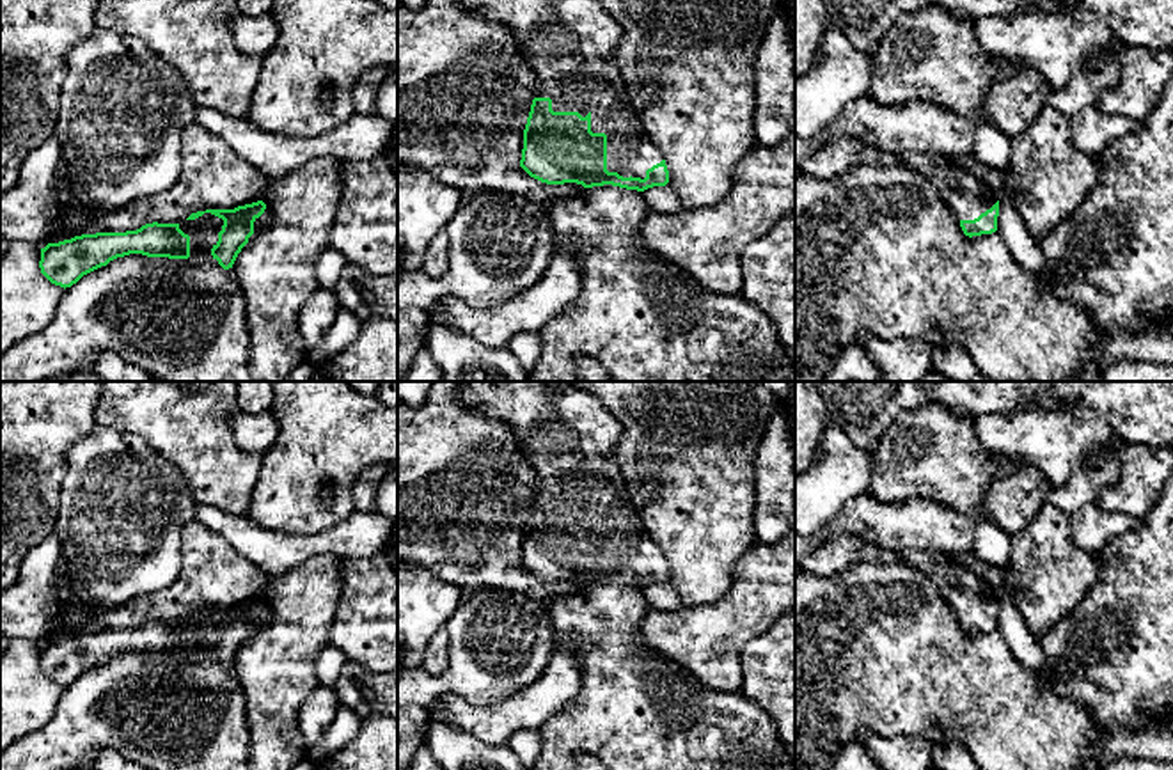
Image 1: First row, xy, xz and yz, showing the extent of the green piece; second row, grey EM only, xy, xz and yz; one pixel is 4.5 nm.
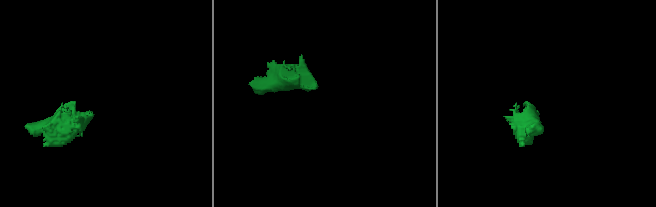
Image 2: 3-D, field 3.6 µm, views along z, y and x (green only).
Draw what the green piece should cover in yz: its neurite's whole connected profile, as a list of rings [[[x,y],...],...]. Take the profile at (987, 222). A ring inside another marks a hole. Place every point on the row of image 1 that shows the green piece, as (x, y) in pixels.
[[[932,153],[914,154],[910,167],[937,188],[946,206],[960,220],[965,236],[972,238],[997,231],[999,200],[971,170]]]

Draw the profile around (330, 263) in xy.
[[[325,250],[316,263],[316,279],[319,287],[334,293],[342,268],[348,261],[335,250]]]

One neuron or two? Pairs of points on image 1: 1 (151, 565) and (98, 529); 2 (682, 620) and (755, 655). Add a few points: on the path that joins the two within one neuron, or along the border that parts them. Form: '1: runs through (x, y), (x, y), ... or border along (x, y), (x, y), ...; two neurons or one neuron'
1: runs through (139, 557), (110, 529); one neuron
2: border along (774, 623), (742, 650), (740, 687), (737, 691); two neurons

